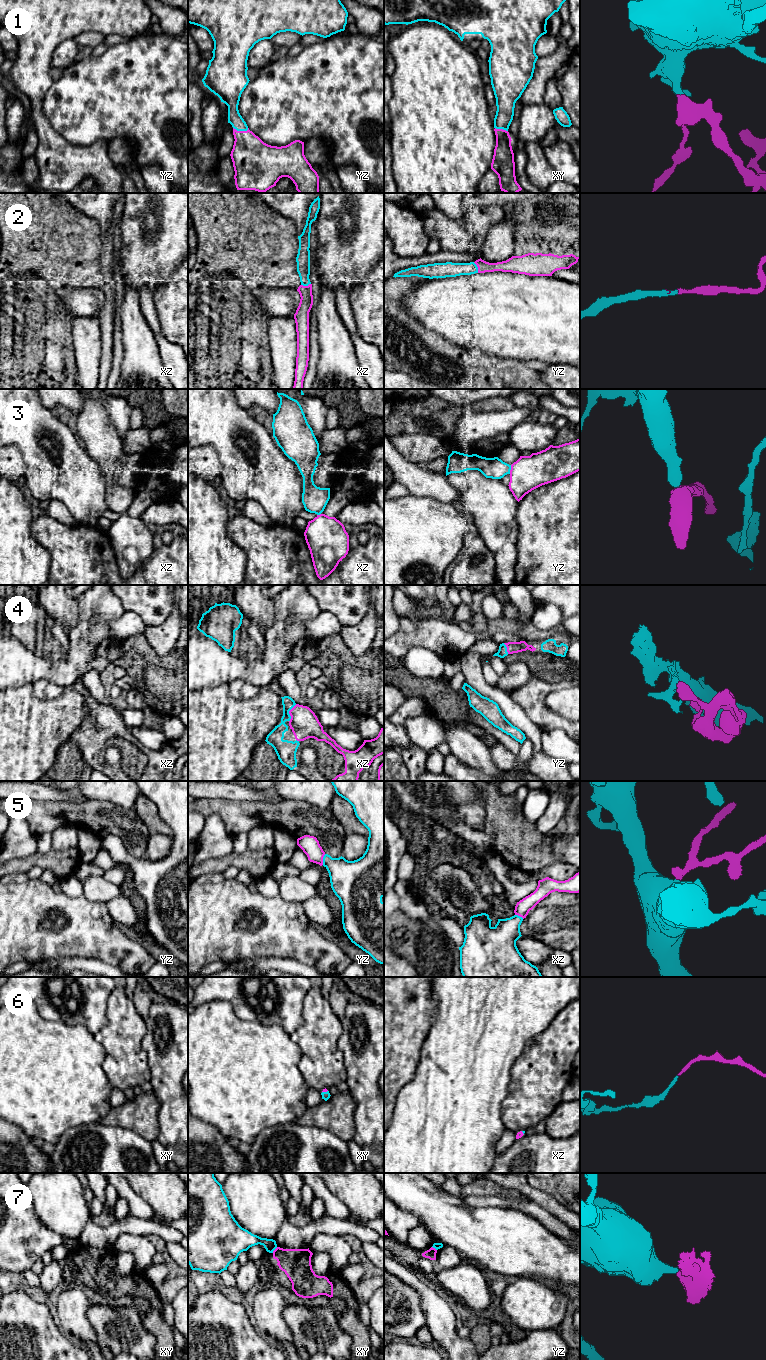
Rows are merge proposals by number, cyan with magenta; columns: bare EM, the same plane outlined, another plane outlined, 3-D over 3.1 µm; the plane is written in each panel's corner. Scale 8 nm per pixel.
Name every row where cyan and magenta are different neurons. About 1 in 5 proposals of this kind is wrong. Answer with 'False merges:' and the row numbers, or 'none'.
False merges: 7

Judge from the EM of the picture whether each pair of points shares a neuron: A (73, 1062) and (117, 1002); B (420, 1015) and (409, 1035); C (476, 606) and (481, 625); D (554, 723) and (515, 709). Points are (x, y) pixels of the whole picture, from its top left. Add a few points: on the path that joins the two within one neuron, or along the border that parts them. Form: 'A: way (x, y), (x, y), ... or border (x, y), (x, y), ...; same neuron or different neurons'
A: border (99, 1041), (105, 1054), (103, 1064); different neurons
B: way (415, 1020), (409, 1026), (409, 1030); same neuron
C: way (477, 611), (478, 620); same neuron
D: border (511, 695), (542, 730); different neurons

